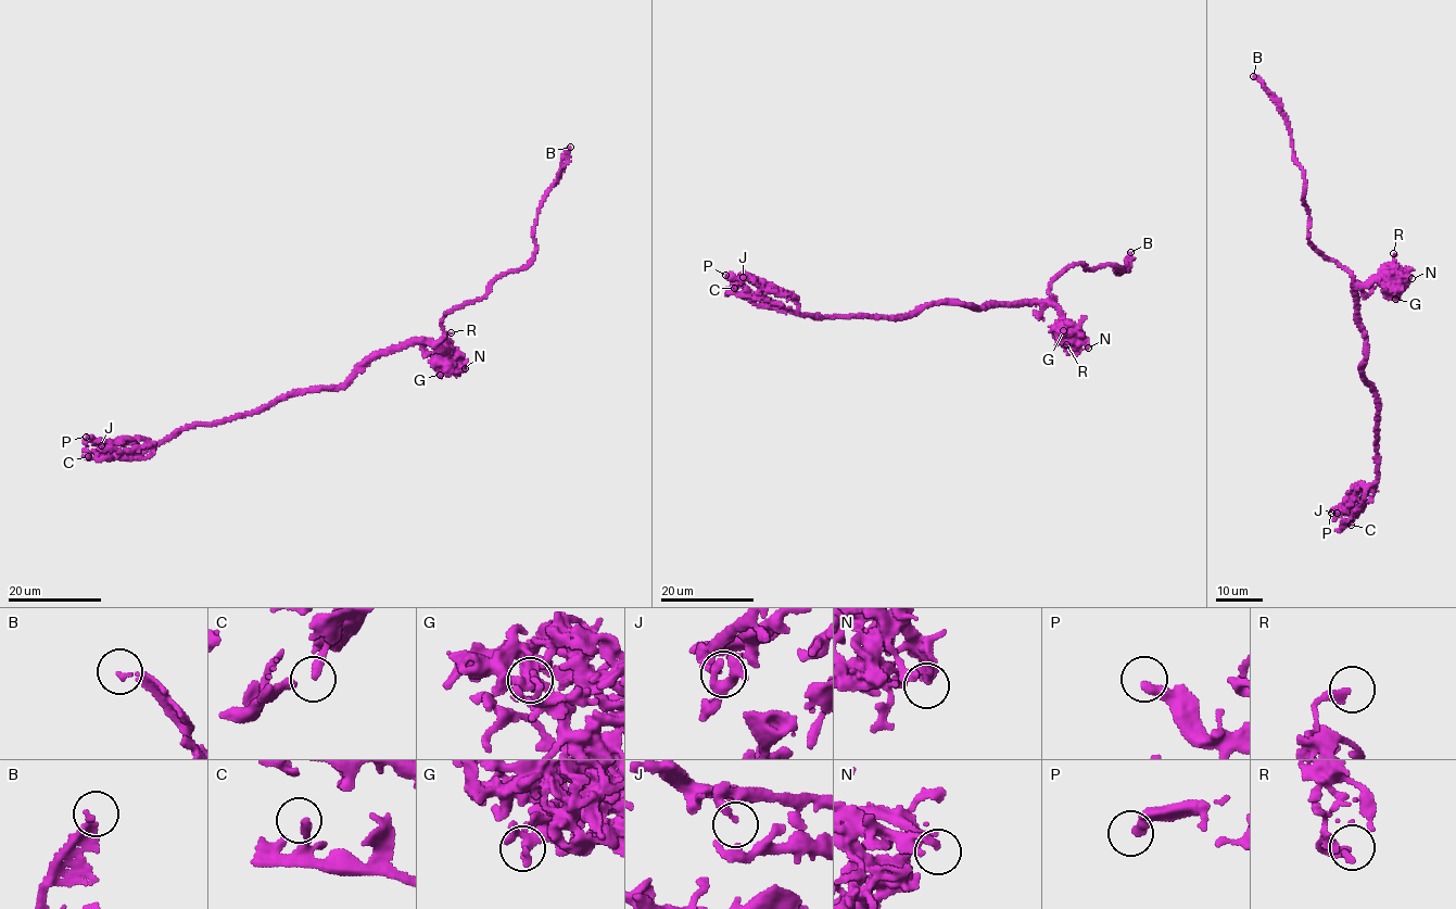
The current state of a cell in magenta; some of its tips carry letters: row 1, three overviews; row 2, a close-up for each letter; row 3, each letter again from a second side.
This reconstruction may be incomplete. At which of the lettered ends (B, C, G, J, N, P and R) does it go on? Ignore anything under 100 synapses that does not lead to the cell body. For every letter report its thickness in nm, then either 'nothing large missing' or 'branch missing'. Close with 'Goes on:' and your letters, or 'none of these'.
B: 140 nm | branch missing
C: 280 nm | nothing large missing
G: 190 nm | nothing large missing
J: 160 nm | nothing large missing
N: 260 nm | nothing large missing
P: 360 nm | nothing large missing
R: 240 nm | nothing large missing
Goes on: B

